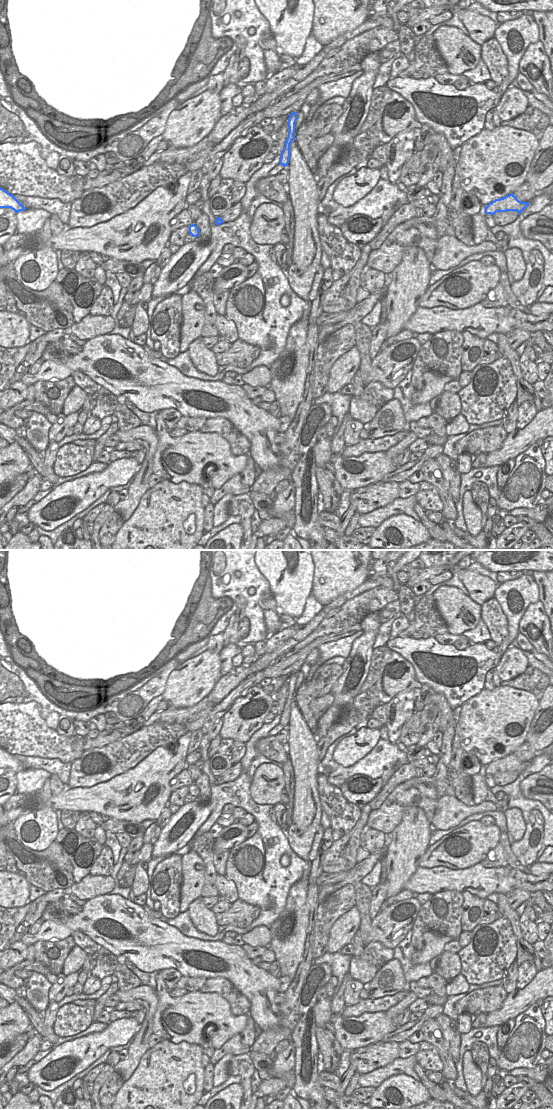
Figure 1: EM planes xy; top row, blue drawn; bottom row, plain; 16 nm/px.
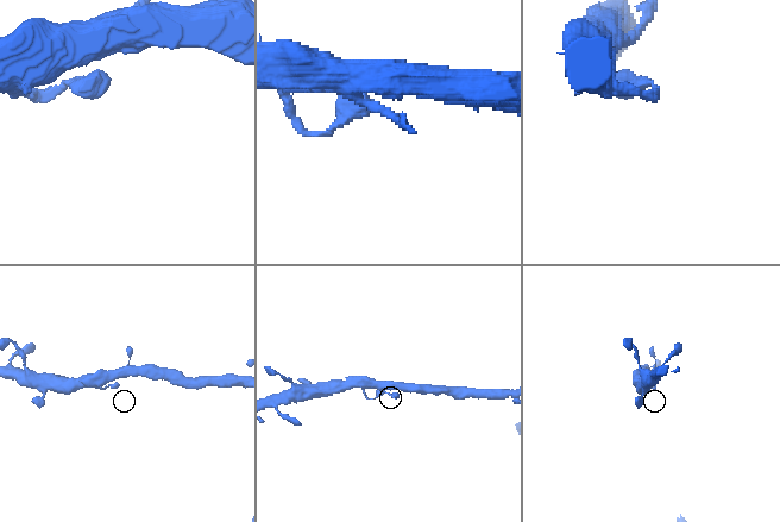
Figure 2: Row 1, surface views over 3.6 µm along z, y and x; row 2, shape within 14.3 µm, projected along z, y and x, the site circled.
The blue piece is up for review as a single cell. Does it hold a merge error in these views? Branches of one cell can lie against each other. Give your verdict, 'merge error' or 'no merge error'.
no merge error

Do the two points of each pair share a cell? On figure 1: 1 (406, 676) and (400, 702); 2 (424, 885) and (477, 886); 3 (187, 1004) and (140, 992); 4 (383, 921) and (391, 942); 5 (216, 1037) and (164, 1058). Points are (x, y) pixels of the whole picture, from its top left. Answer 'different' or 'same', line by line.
1: different
2: same
3: different
4: same
5: different

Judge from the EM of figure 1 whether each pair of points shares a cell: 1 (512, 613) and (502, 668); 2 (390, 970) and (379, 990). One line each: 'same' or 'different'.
1: same
2: same

